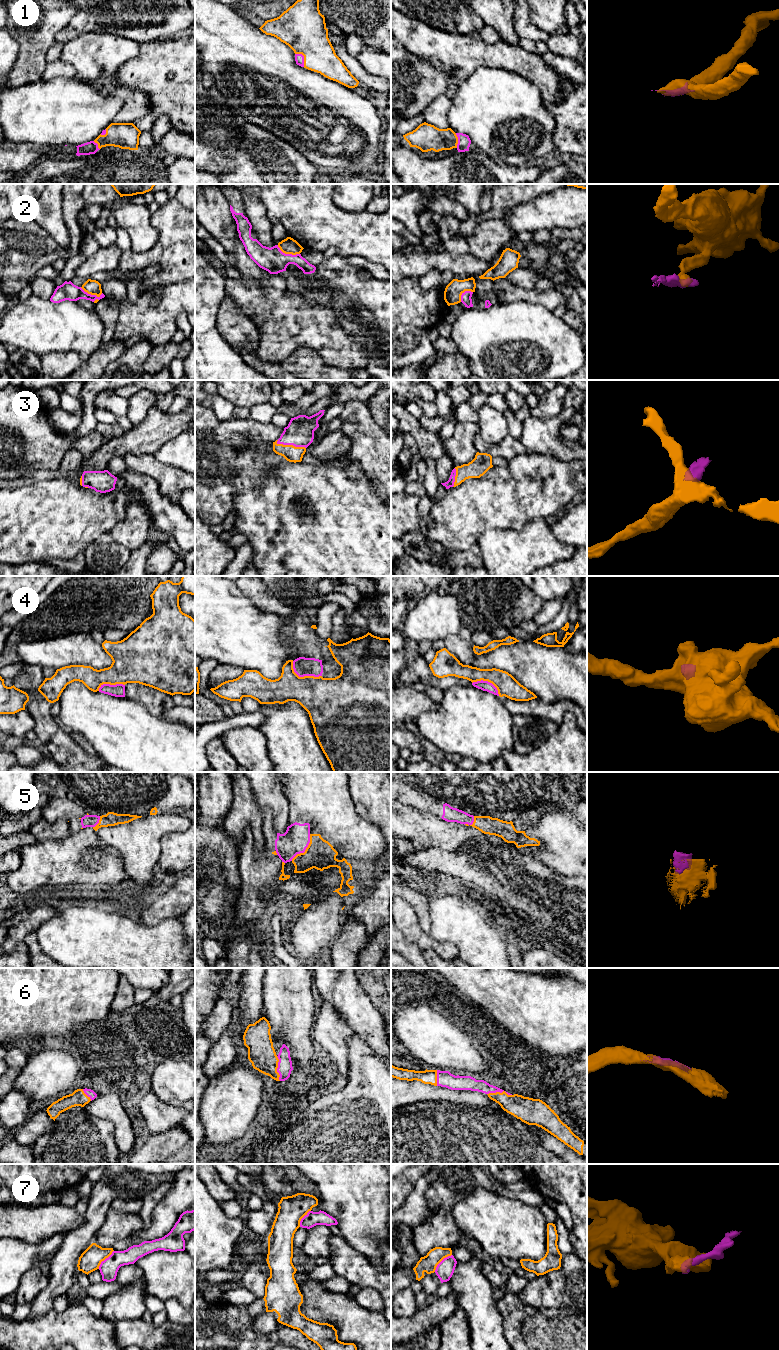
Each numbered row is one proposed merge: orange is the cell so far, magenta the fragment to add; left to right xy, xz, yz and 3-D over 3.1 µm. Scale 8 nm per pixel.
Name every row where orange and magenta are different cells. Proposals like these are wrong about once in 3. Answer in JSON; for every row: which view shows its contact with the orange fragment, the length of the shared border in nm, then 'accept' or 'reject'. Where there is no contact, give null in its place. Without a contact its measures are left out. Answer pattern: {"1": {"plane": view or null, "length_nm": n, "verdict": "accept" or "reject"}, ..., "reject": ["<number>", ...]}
{"1": {"plane": "xz", "length_nm": 130, "verdict": "accept"}, "2": {"plane": "xy", "length_nm": 190, "verdict": "reject"}, "3": {"plane": "xz", "length_nm": 240, "verdict": "accept"}, "4": {"plane": "xz", "length_nm": 260, "verdict": "reject"}, "5": {"plane": "xz", "length_nm": 260, "verdict": "accept"}, "6": {"plane": "xz", "length_nm": 200, "verdict": "accept"}, "7": {"plane": "yz", "length_nm": 200, "verdict": "reject"}, "reject": ["2", "4", "7"]}

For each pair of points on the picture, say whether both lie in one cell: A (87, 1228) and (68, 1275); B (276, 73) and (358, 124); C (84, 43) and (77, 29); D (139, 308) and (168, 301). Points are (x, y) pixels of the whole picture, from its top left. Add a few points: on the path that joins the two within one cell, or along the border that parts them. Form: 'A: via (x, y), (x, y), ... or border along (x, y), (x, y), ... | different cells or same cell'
A: via (78, 1240), (68, 1253), (68, 1263) | same cell
B: via (296, 91), (309, 95), (338, 124) | same cell
C: border along (103, 32), (85, 32), (65, 43) | different cells
D: via (146, 310), (159, 310), (161, 308) | same cell

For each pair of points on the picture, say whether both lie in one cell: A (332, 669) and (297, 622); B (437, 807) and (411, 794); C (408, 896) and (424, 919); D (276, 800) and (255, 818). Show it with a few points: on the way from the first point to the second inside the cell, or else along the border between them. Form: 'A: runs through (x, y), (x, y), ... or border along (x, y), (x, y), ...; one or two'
A: runs through (326, 656), (309, 640), (303, 639), (299, 635); one
B: runs through (431, 805), (422, 804), (417, 800); one
C: runs through (414, 901), (422, 909), (423, 913); one
D: border along (253, 789), (255, 800), (263, 811); two

